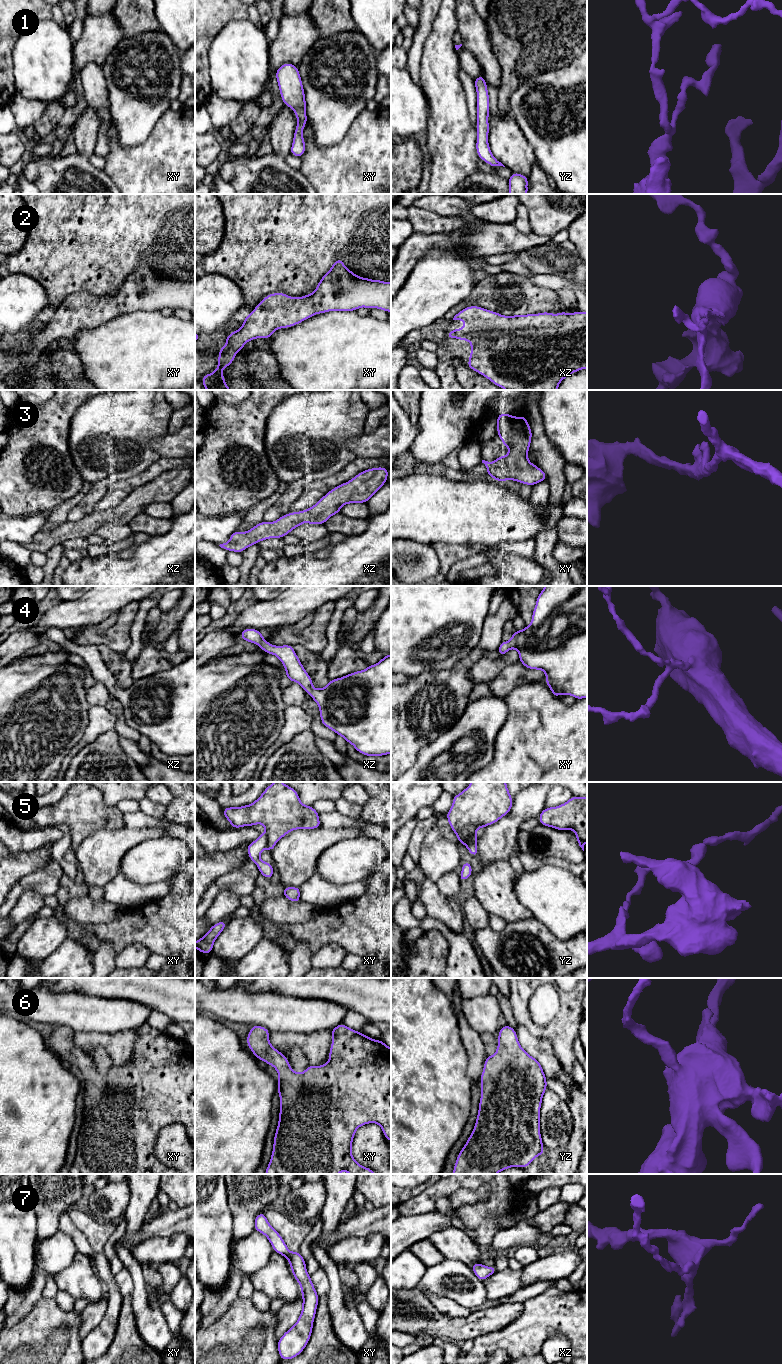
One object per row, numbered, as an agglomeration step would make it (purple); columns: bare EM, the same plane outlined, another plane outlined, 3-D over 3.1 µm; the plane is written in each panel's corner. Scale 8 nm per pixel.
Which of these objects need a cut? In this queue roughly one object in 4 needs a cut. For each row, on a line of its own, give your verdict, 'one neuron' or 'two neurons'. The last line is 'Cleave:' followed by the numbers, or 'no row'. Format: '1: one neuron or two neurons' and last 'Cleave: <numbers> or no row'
1: one neuron
2: one neuron
3: one neuron
4: one neuron
5: two neurons
6: one neuron
7: one neuron
Cleave: 5

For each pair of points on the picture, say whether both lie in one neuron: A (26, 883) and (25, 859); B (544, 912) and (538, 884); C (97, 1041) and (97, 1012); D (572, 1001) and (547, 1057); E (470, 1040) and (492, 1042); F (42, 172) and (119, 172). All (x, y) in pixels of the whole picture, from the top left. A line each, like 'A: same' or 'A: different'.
A: different
B: same
C: different
D: different
E: different
F: different

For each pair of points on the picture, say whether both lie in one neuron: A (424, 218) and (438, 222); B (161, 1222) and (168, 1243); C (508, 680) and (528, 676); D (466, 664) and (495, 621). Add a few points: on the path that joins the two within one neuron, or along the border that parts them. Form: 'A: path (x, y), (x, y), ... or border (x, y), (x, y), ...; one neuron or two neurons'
A: path (427, 221), (435, 222); one neuron
B: border (184, 1233), (157, 1235), (147, 1238), (143, 1242); two neurons
C: path (513, 676), (523, 676); one neuron
D: path (477, 653), (492, 636), (492, 632); one neuron

